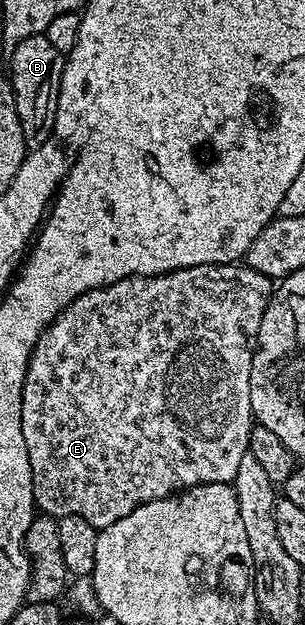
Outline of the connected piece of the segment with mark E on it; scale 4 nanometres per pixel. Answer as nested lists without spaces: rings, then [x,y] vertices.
[[[214,263],[213,265],[182,267],[176,271],[169,272],[168,275],[134,275],[128,279],[117,281],[108,287],[102,287],[96,291],[79,295],[74,299],[41,333],[25,373],[25,385],[23,386],[23,396],[21,397],[21,433],[25,437],[25,449],[29,449],[29,465],[31,466],[31,476],[33,477],[33,497],[35,498],[36,508],[44,515],[56,517],[76,515],[77,517],[85,517],[85,521],[92,523],[96,529],[102,529],[113,525],[113,521],[121,521],[121,517],[133,513],[133,509],[137,509],[142,503],[148,503],[154,499],[164,499],[166,495],[186,491],[188,487],[196,487],[202,483],[231,483],[237,477],[237,465],[241,465],[241,457],[249,454],[251,429],[253,426],[251,413],[251,362],[255,352],[255,342],[261,329],[261,317],[265,313],[267,302],[271,300],[272,294],[273,283],[266,275],[257,273],[246,265],[220,265]]]

